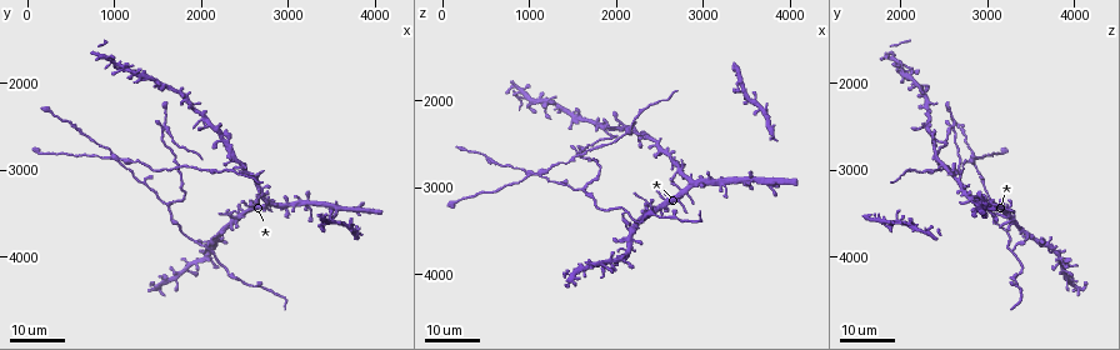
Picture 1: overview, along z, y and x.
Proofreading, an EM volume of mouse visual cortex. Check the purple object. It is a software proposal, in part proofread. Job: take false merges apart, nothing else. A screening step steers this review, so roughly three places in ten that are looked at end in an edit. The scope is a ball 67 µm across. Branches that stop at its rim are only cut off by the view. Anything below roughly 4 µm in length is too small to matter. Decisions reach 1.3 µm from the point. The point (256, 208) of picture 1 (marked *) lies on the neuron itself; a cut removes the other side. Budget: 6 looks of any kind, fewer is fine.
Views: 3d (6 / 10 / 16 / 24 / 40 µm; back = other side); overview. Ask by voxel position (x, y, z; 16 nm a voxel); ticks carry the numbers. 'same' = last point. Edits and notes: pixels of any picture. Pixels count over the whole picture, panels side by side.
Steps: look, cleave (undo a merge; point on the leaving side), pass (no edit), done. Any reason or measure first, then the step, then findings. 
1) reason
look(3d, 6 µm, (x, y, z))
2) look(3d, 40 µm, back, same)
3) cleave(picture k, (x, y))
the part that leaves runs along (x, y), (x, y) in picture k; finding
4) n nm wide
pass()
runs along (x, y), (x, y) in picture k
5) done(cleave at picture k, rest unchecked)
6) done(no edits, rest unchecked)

look(3d, 16 µm, (1550, 3350, 3000))

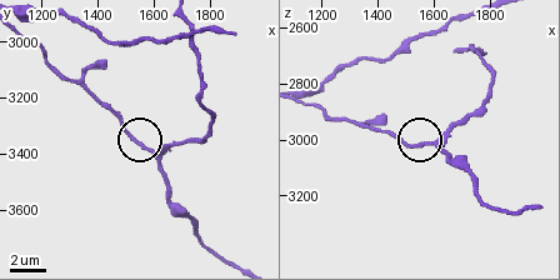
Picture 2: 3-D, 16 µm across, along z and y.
zoom in
look(3d, 10 µm, (1580, 3400, 3020))

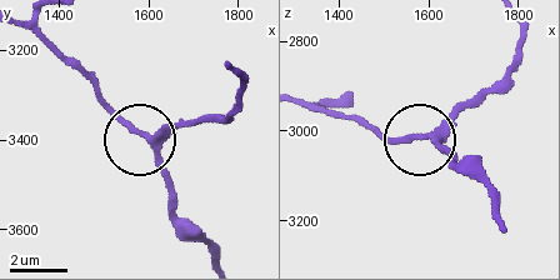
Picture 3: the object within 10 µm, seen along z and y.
3 arms
pass()
runs along (219, 256), (175, 206), (146, 136), (190, 123) in picture 3; all the same neuron

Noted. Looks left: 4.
looks like a crossing
look(3d, 16 µm, (1600, 2550, 2550))

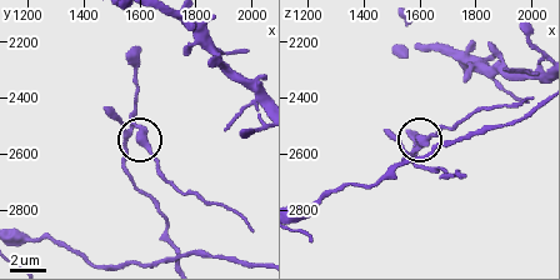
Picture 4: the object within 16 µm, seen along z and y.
zoom in
look(3d, 10 µm, (1580, 2510, 2580))

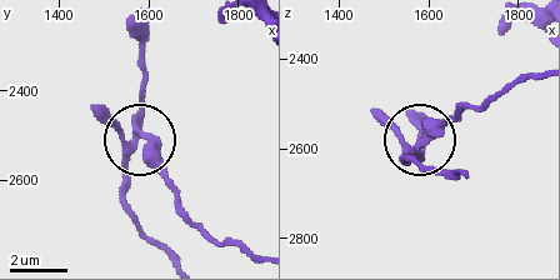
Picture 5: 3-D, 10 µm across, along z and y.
250 nm wide
cleave(picture 5, (155, 155))
a second neuron is stuck on

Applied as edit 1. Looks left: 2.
done(cleave at picture 5, rest unchecked)

